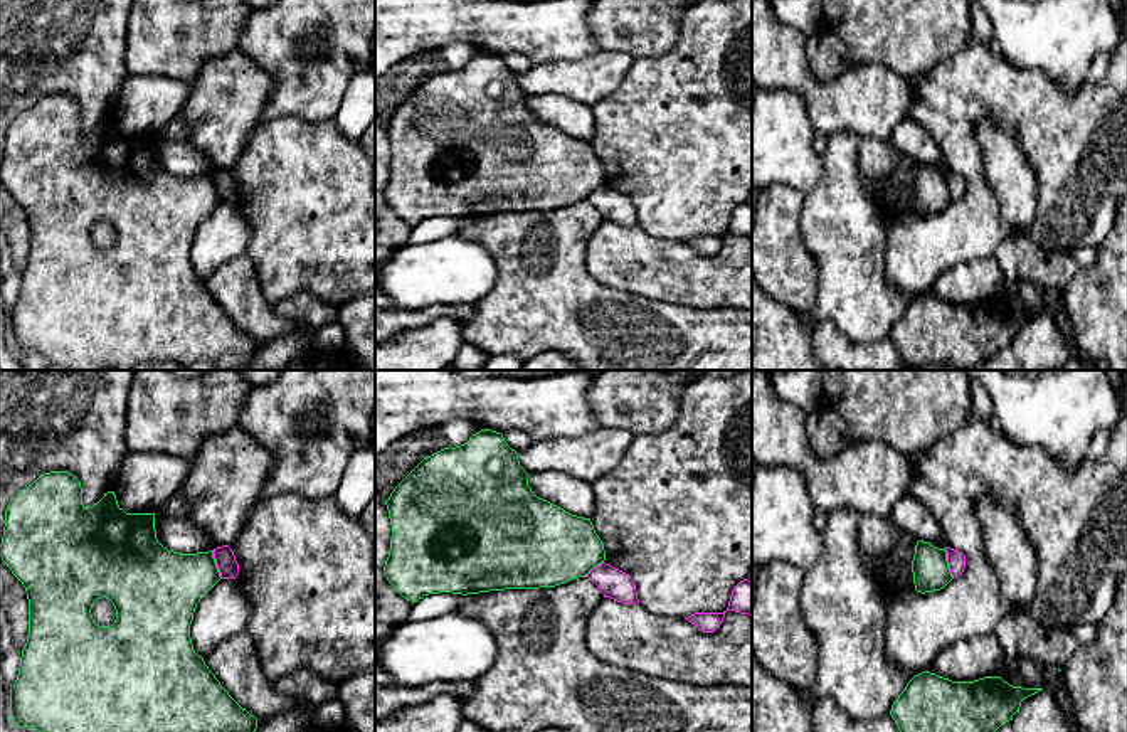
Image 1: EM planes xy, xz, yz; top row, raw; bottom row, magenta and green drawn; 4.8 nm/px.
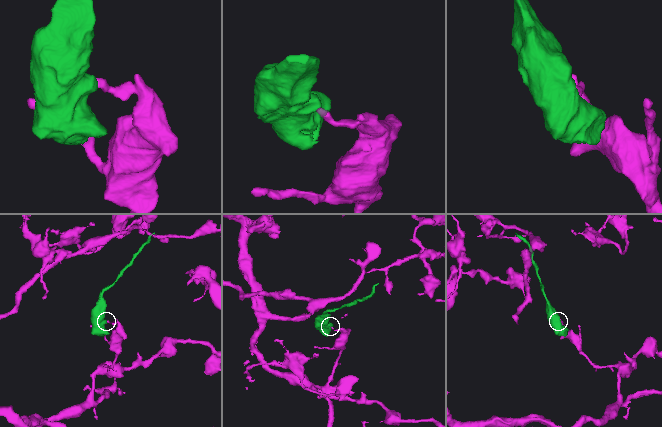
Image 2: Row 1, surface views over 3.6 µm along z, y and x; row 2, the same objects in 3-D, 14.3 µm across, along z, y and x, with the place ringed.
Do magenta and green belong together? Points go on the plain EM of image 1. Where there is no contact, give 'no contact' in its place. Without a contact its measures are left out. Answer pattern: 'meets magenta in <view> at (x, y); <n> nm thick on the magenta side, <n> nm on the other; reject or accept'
meets magenta in yz at (949, 187); 90 nm thick on the magenta side, 180 nm on the other; reject

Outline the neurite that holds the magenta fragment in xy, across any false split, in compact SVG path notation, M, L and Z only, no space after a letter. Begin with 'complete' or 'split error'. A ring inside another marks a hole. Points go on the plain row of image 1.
complete; M229 168L214 172L214 182L222 202L235 202L239 197L239 187Z

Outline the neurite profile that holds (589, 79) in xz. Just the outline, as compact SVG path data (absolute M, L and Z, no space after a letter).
M601 49L582 59L533 64L516 77L528 98L557 94L594 108L622 84L632 62L626 52Z

